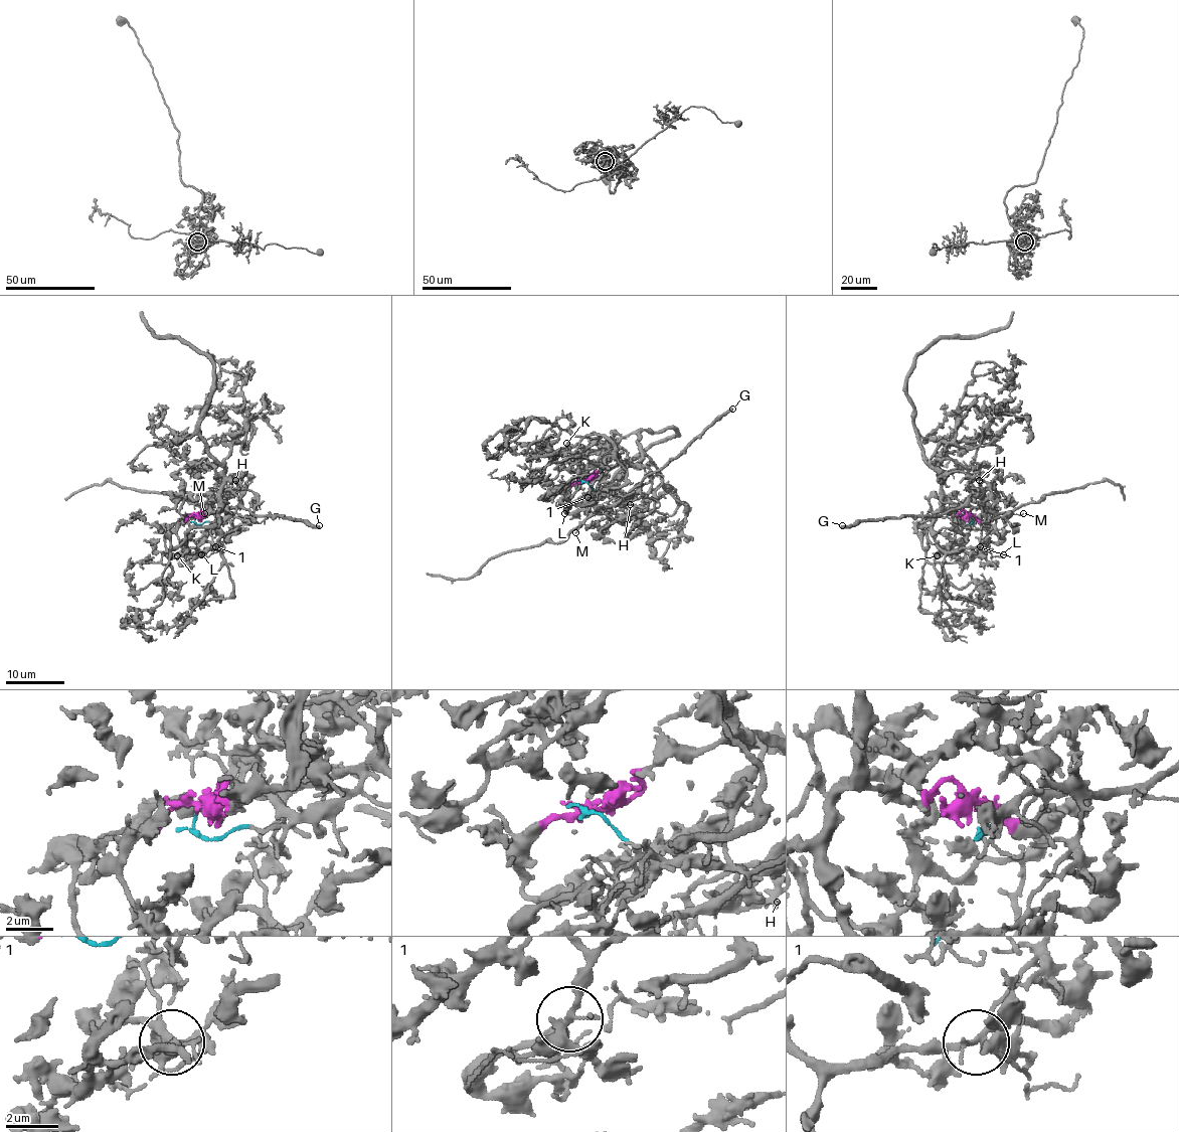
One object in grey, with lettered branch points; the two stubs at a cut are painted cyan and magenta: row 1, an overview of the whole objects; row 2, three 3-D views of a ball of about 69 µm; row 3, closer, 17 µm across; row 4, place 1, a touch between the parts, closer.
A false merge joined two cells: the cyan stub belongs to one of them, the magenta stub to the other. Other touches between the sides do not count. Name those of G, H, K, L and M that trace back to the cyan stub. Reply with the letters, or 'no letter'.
G, M

